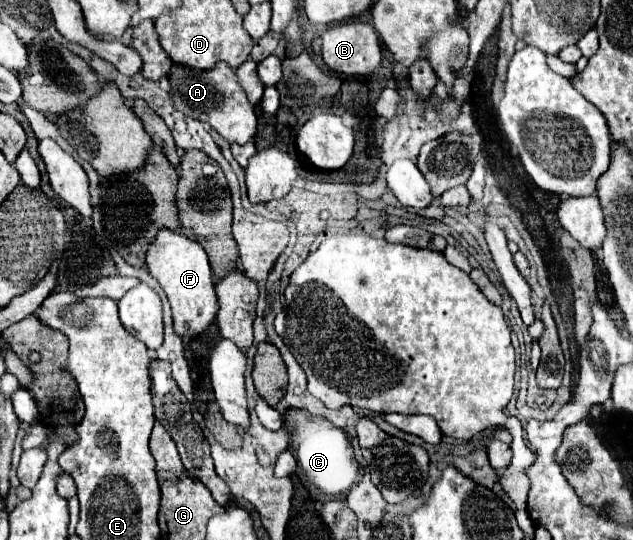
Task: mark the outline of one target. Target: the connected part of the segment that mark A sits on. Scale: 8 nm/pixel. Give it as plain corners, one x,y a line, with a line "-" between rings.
218,63
210,71
194,71
188,67
174,65
168,79
172,85
172,101
176,109
180,109
184,115
210,123
210,127
216,129
228,143
244,145
254,139
256,133
254,107
248,103
246,93
242,91
236,79
236,73
226,63

